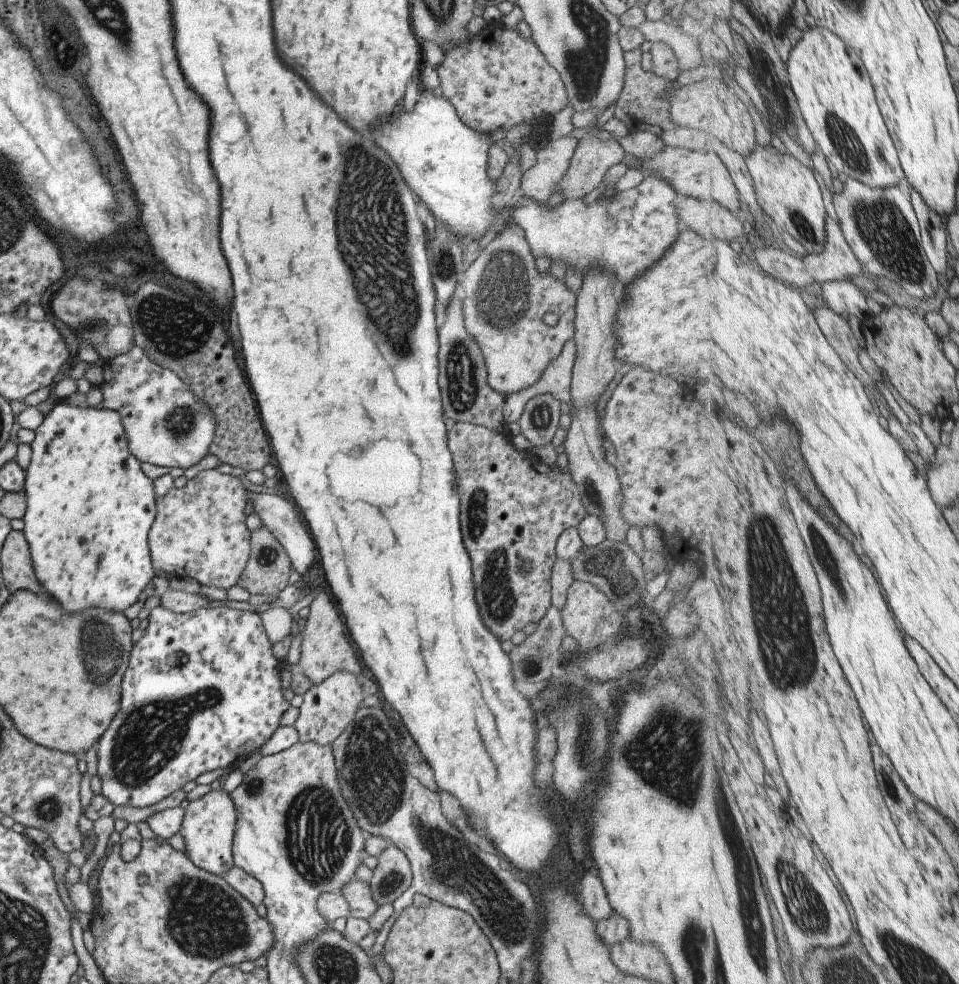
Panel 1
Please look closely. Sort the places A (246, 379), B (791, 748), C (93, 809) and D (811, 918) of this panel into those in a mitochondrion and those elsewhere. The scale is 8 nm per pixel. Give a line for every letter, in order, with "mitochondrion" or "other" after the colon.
A: other
B: other
C: other
D: mitochondrion

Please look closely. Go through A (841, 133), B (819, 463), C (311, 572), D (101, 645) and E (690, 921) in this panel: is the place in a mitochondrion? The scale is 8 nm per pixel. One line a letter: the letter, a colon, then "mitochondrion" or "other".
A: mitochondrion
B: other
C: other
D: mitochondrion
E: mitochondrion

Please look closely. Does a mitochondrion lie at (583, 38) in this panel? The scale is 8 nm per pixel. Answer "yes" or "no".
yes

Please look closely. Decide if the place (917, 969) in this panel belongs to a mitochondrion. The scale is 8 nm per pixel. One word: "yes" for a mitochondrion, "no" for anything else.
yes

